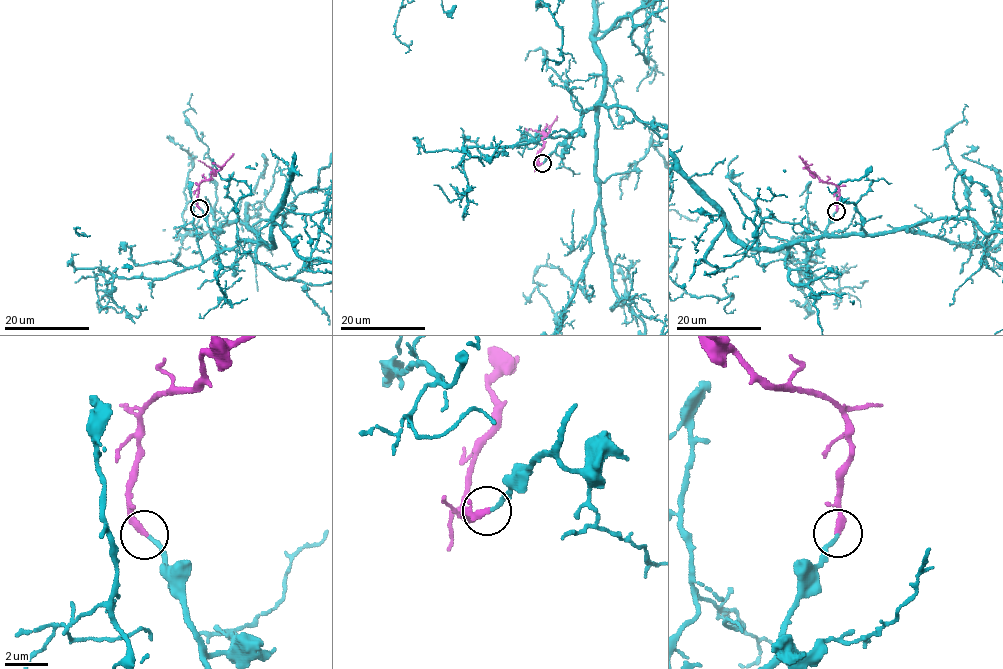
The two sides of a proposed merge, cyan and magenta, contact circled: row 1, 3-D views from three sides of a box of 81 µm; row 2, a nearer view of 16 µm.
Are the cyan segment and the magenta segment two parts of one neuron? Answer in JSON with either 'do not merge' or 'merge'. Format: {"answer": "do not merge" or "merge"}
{"answer": "merge"}

